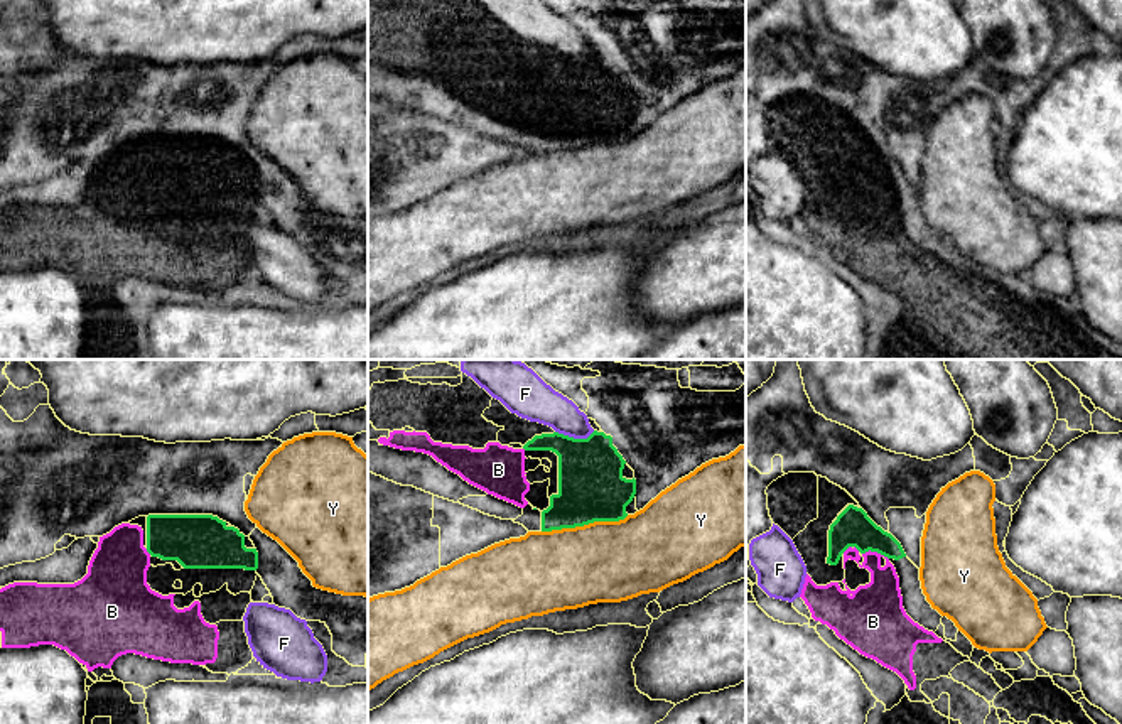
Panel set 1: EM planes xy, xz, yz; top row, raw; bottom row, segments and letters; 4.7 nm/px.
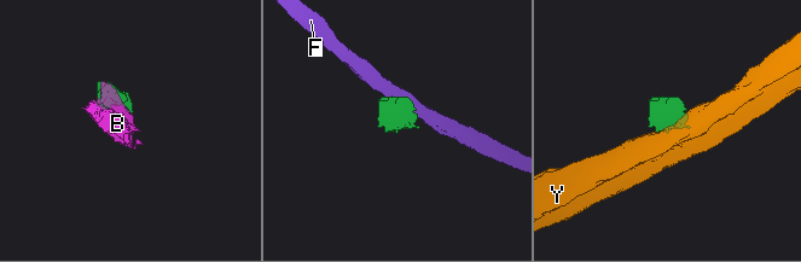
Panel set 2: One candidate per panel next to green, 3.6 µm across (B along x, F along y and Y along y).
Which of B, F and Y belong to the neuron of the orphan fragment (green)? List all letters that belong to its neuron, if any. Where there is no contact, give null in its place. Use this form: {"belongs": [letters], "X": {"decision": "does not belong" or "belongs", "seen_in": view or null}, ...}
{"belongs": ["B"], "B": {"decision": "belongs", "seen_in": "yz"}, "F": {"decision": "does not belong", "seen_in": "xz"}, "Y": {"decision": "does not belong", "seen_in": "xz"}}

